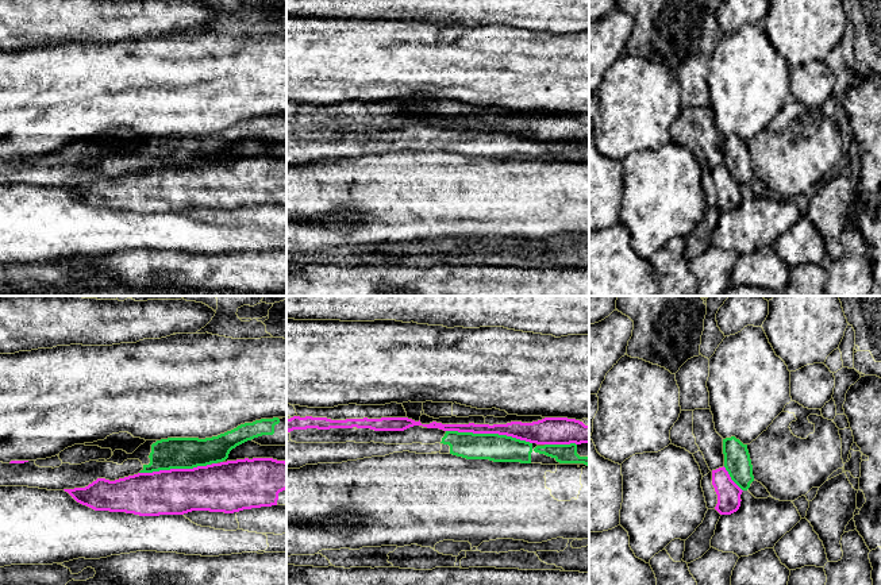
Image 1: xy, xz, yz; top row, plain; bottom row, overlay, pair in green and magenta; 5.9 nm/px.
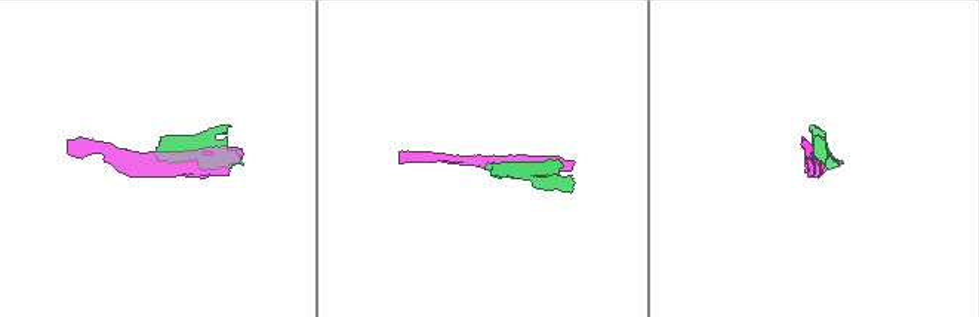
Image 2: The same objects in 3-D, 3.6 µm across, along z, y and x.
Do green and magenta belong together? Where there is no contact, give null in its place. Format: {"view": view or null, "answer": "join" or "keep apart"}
{"view": "xz", "answer": "keep apart"}

